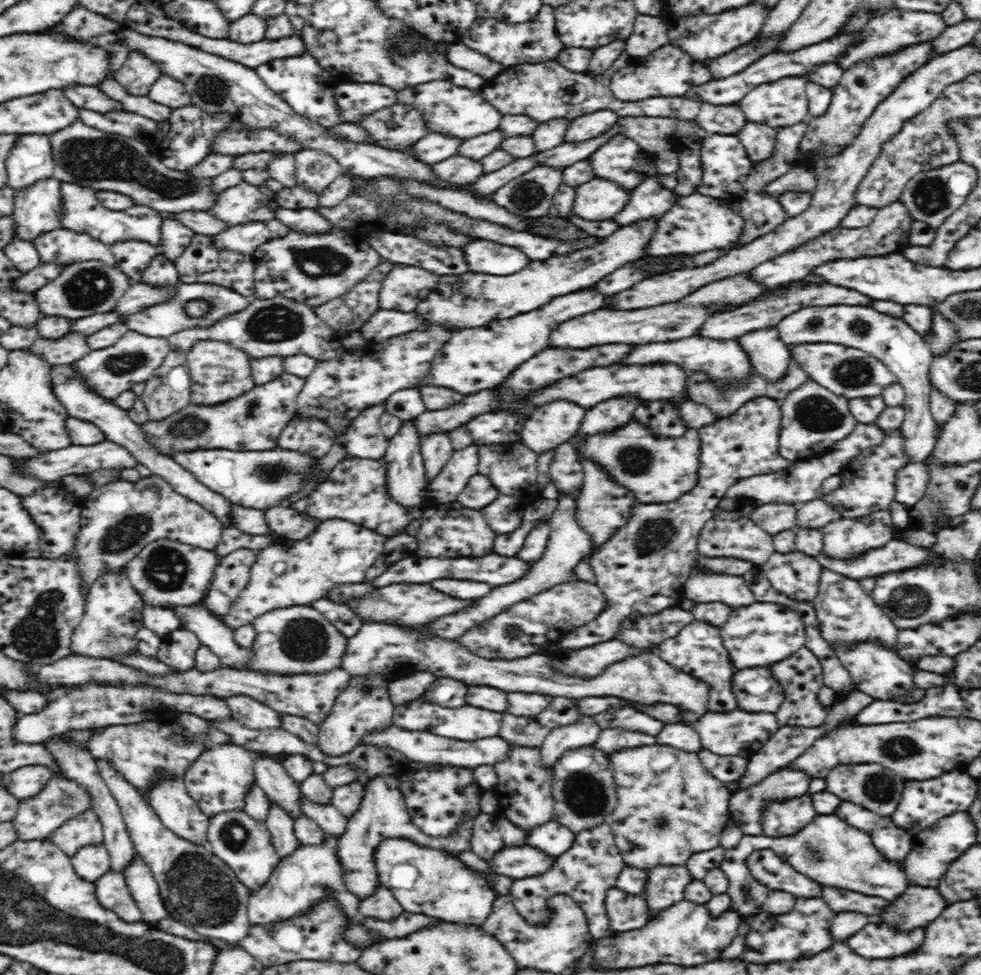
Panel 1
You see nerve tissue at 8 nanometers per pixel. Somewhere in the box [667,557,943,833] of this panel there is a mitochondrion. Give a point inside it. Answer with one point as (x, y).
(905, 601)

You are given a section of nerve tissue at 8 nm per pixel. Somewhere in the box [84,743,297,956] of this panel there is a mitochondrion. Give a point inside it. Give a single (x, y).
(199, 890)

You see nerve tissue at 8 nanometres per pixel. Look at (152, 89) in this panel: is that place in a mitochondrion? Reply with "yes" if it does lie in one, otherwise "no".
no

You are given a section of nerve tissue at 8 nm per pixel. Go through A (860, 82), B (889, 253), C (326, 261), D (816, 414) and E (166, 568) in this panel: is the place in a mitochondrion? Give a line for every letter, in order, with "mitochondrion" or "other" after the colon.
A: mitochondrion
B: other
C: mitochondrion
D: mitochondrion
E: mitochondrion

